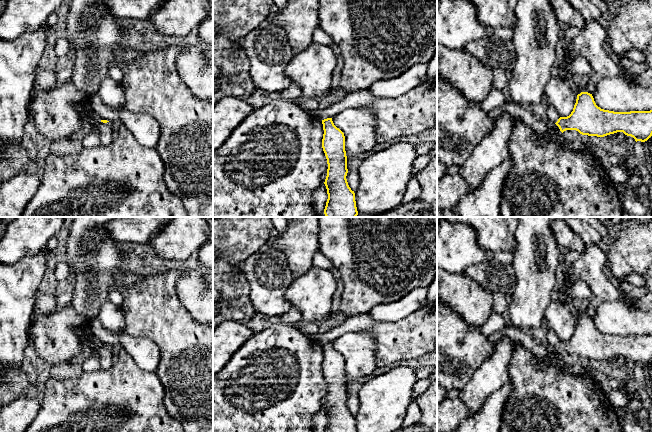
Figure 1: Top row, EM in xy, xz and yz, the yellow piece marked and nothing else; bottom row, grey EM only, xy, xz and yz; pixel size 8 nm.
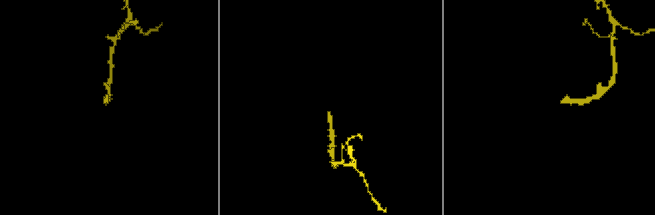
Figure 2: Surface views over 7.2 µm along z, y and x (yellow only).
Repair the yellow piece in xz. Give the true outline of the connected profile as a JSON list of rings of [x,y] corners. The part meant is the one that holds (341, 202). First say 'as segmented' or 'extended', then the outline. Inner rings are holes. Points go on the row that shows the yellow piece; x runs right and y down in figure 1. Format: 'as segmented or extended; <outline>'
as segmented; [[[332,118],[322,120],[322,124],[322,148],[328,164],[324,182],[328,199],[324,214],[326,217],[356,217],[355,193],[346,179],[348,169],[344,133],[334,125]]]

